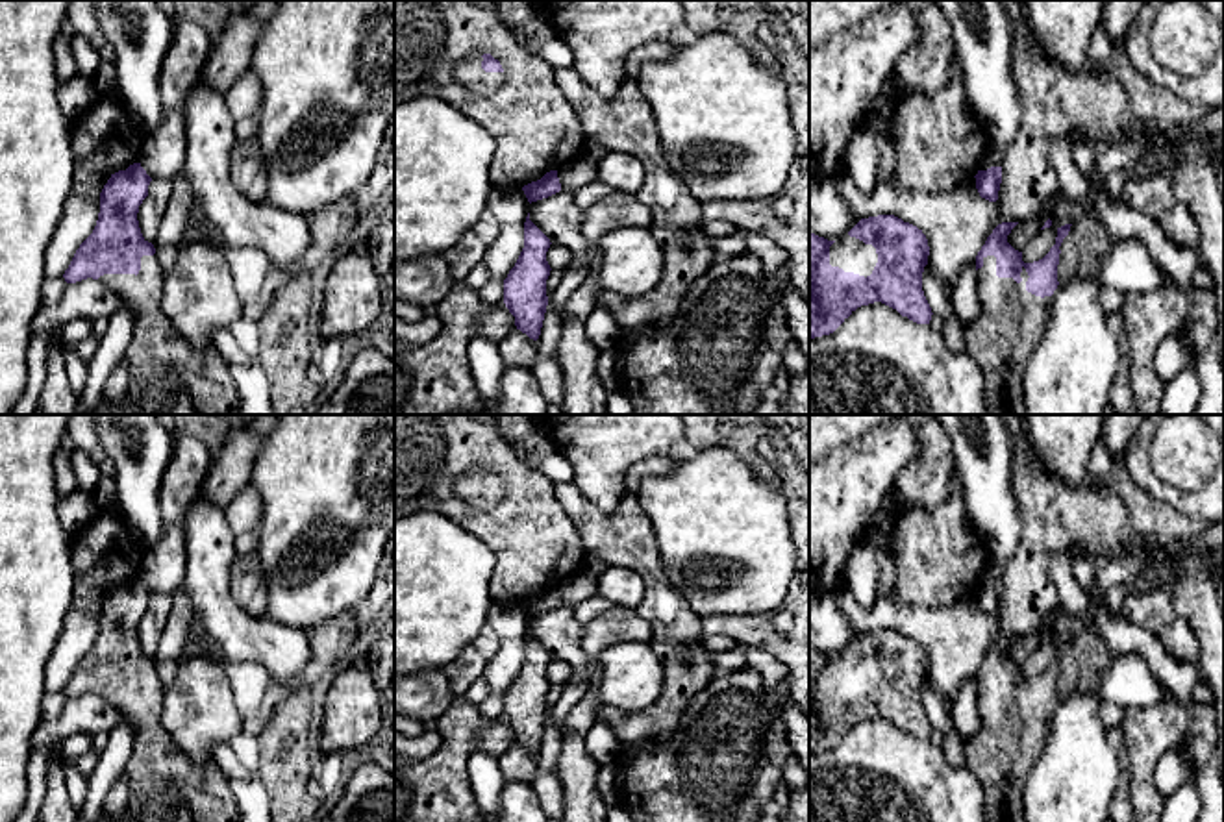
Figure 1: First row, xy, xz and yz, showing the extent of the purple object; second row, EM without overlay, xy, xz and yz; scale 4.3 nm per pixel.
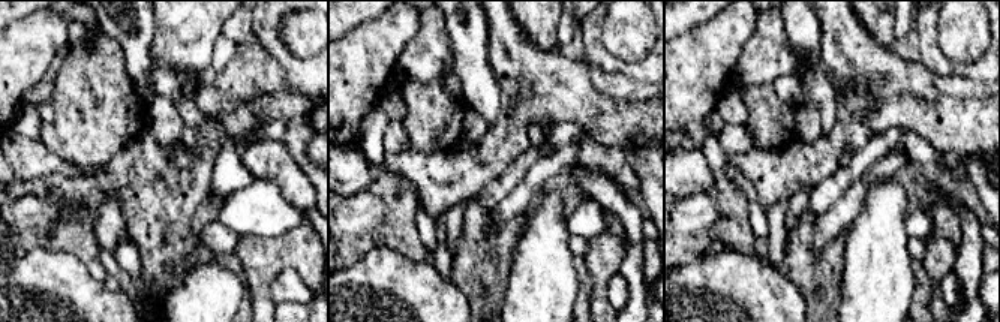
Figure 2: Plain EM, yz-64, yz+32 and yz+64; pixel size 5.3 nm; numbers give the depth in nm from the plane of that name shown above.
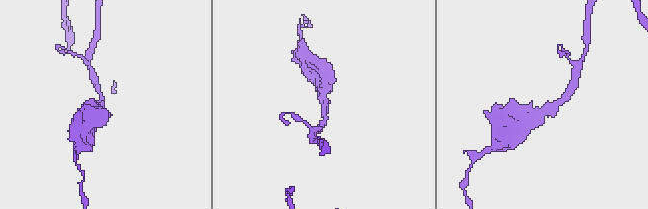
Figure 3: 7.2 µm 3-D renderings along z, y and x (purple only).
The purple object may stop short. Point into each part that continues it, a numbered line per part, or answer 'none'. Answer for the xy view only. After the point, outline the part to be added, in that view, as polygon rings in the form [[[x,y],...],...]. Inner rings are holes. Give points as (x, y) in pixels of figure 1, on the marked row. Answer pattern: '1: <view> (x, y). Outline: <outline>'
1: xy (156, 347). Outline: [[[143,255],[139,274],[104,274],[96,281],[109,287],[124,304],[135,311],[133,337],[128,346],[130,376],[133,380],[133,398],[146,413],[154,413],[172,400],[172,385],[165,380],[170,370],[191,396],[198,415],[239,415],[241,396],[231,378],[230,365],[220,352],[209,344],[196,348],[172,320],[161,311],[163,274],[157,255]]]

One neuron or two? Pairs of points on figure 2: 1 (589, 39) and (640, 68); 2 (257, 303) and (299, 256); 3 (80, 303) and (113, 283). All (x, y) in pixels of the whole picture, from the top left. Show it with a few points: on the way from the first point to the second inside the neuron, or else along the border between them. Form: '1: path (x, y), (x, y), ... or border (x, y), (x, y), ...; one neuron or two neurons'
1: path (600, 53), (612, 65), (627, 68); one neuron
2: path (258, 288), (258, 280), (284, 256); one neuron
3: border (102, 282), (110, 289), (119, 289); two neurons

